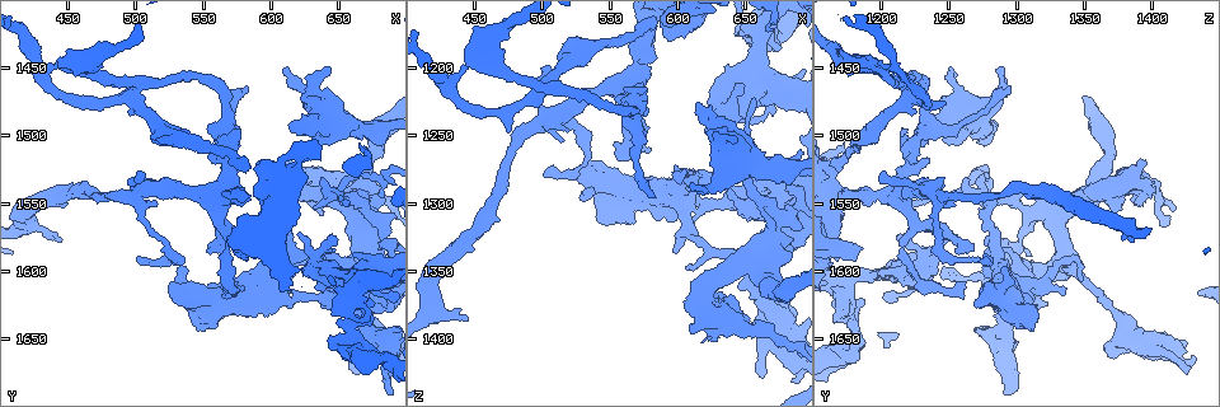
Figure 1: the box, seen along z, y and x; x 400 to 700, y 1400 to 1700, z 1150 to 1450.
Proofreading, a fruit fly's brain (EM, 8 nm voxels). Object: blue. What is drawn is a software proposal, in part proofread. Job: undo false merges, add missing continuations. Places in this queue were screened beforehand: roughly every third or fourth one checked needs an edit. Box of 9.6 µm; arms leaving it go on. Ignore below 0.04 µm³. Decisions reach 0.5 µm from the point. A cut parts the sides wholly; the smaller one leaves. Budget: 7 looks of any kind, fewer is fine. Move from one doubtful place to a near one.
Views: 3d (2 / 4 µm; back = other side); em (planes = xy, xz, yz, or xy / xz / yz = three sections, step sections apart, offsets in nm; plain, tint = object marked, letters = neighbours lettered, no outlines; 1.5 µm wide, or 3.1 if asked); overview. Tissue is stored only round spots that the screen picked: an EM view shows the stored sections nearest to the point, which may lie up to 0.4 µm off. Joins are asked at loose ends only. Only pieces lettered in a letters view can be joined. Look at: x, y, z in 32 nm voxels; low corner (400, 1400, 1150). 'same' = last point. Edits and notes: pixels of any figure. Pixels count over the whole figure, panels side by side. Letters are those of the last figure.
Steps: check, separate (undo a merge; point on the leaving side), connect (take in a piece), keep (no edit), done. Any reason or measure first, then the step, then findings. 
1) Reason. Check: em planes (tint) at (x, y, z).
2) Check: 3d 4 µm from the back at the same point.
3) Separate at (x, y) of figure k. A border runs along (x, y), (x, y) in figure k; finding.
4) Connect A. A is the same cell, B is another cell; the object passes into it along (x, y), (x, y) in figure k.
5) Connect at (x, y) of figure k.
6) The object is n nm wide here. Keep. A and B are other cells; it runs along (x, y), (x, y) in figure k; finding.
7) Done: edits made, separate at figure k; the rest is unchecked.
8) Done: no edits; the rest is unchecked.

Check: em planes (plain) at (600, 1546, 1170).

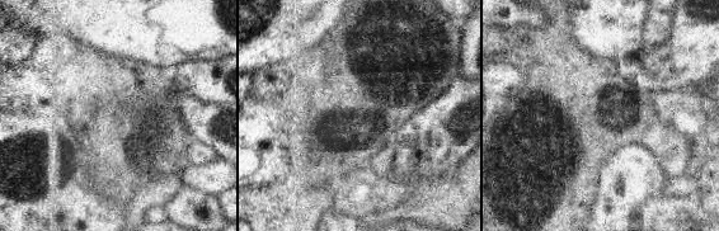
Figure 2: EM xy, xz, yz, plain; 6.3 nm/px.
Check: em planes (tint) at the same point.

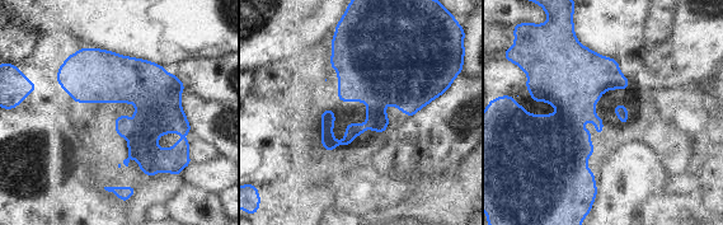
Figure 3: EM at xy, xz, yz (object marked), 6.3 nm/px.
Check: em planes (letters) at the same point.

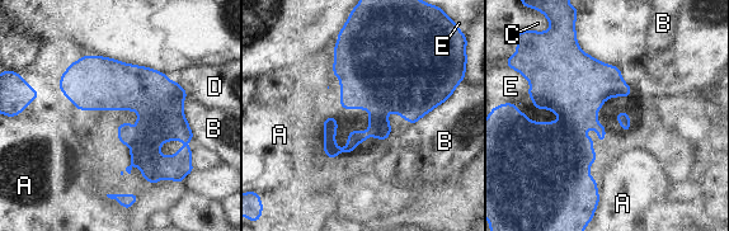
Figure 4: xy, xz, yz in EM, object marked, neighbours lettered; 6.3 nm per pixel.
The longest contact is with A, 800 nm. Keep. A, B, C, D and E are other cells; a border runs along (59, 90), (150, 182) in figure 4; all the same neuron.

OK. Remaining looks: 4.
Stops while still wide. Check: 3d 4 µm at (666, 1540, 1310).

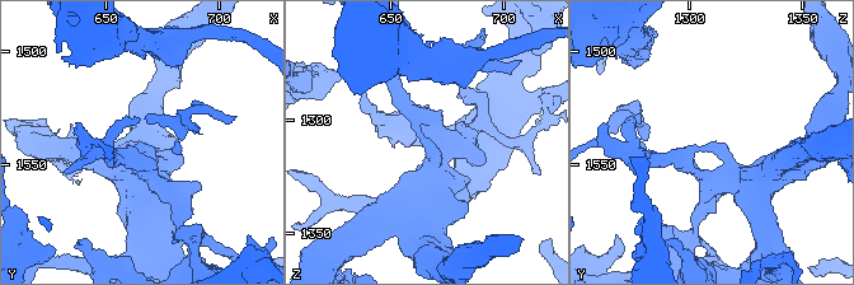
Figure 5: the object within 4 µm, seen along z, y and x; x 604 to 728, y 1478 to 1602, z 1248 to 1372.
Check: em planes (tint) at (663, 1541, 1309).

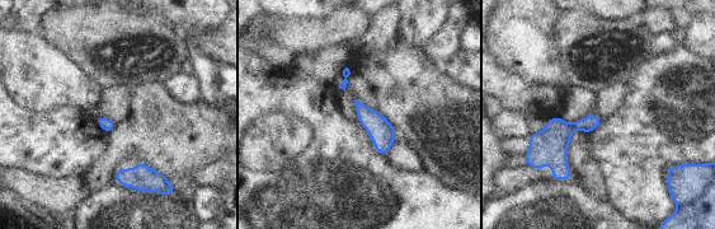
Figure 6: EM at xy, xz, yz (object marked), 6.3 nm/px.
See the neighbours. Check: em planes (letters) at the same point.

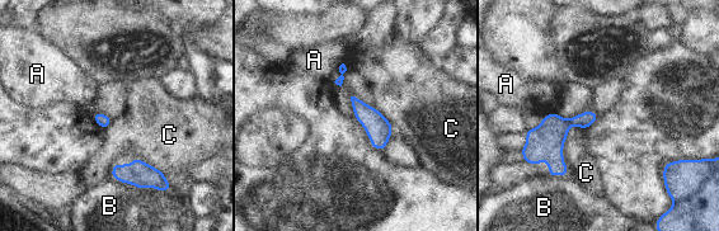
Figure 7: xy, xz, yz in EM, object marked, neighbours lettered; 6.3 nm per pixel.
Separate at (584, 119) of figure 7. A, B and C are other cells; a border runs along (567, 121), (569, 125) in figure 7; a second neuron is stuck on.

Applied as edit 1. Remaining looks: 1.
Sudden change in width. Check: em planes (letters) at (638, 1618, 1294).

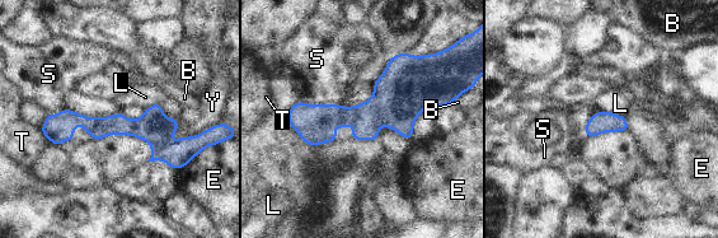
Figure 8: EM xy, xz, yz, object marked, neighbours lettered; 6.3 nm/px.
Keep. B, E, L, S, T and Y are other cells; it runs along (472, 80), (412, 83), (371, 115), (323, 110) in figure 8; one neuron here.

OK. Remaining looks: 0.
Done: edits made, separate at figure 7; the rest is unchecked.

